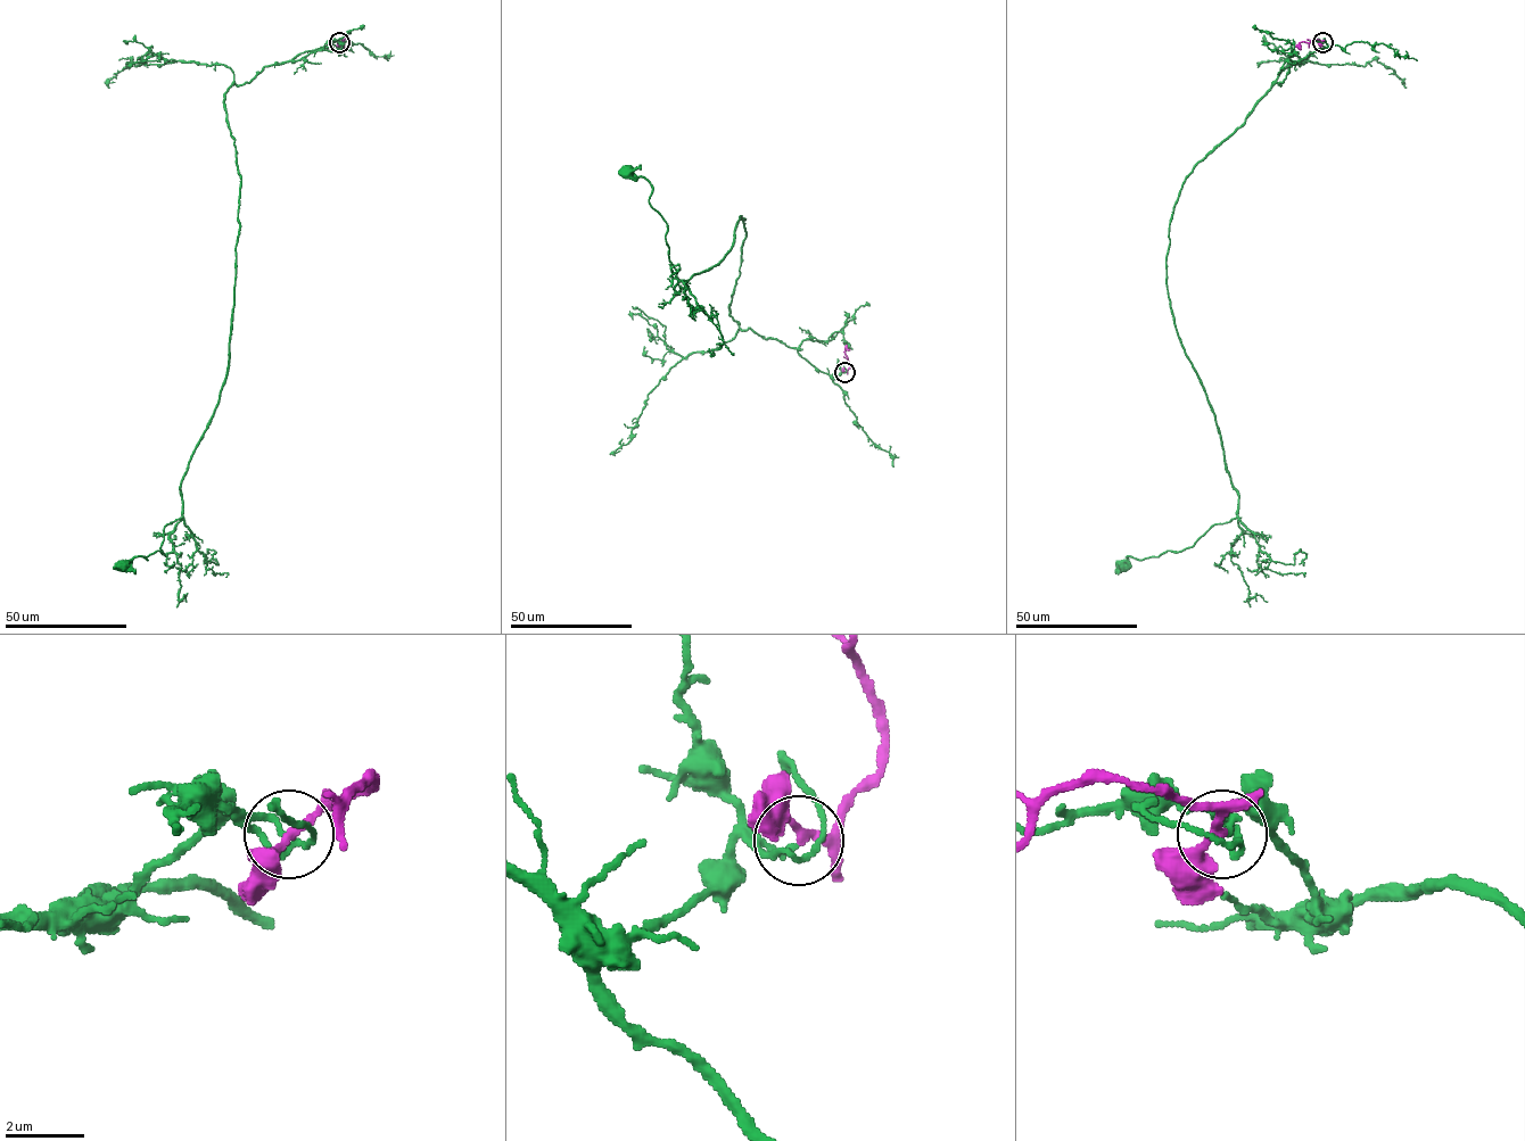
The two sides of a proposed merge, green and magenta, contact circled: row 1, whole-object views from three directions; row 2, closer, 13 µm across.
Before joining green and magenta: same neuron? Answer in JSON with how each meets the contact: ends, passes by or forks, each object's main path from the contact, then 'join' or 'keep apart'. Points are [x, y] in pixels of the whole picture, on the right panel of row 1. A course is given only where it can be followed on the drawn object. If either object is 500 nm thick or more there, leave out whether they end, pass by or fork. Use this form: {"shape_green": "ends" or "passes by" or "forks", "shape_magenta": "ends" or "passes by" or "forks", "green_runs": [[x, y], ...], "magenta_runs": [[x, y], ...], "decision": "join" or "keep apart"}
{"shape_green": "ends", "shape_magenta": "forks", "green_runs": [[1322, 42], [1197, 164], [1171, 216], [1170, 307], [1214, 414], [1238, 514], [1181, 551], [1121, 563]], "magenta_runs": [[1321, 42], [1316, 39], [1301, 41], [1301, 48]], "decision": "keep apart"}

